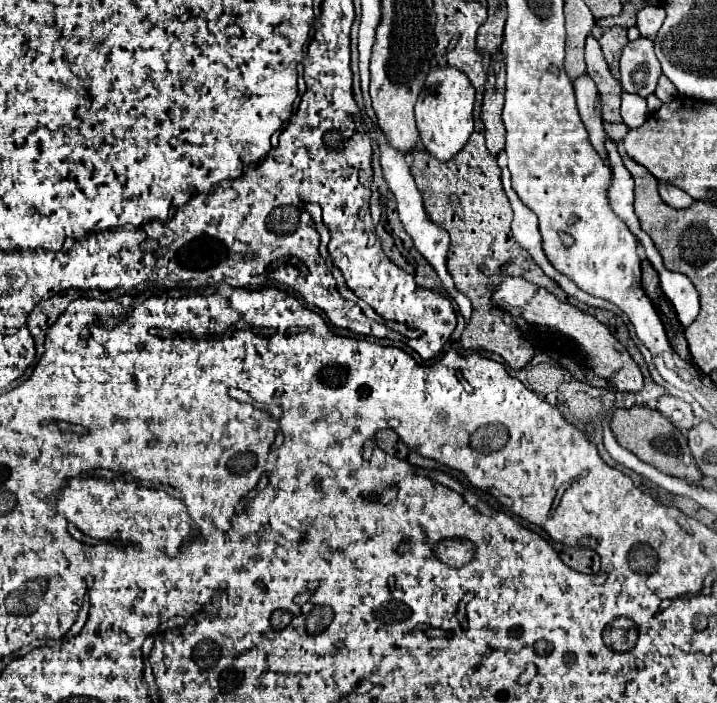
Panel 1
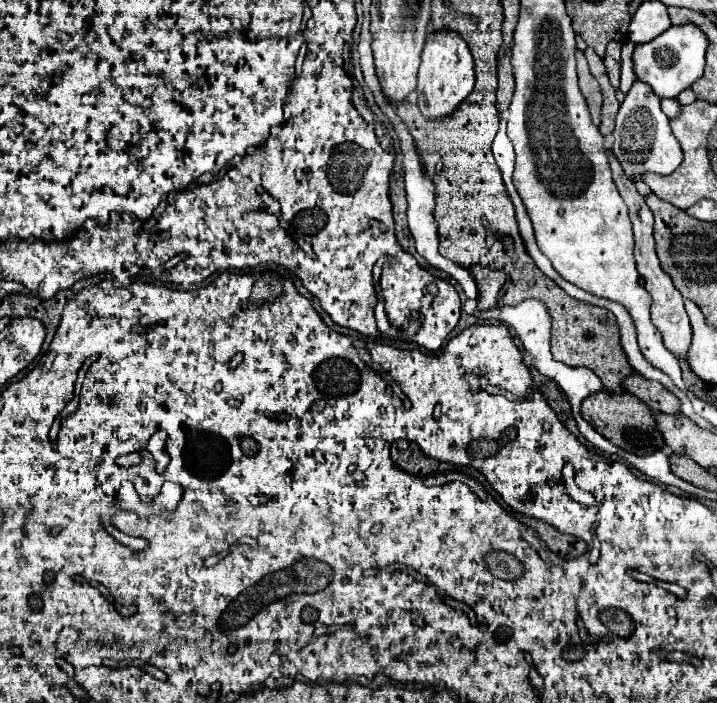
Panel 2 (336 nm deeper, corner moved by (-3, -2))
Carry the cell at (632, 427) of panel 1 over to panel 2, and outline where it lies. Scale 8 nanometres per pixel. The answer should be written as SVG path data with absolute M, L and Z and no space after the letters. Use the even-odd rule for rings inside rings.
M609 391L591 393L581 403L581 415L605 439L613 441L617 447L621 447L625 451L631 451L637 455L647 455L651 451L657 451L663 445L661 433L655 429L655 417L651 415L649 407L645 403L641 403L635 395L629 395L627 391L623 391L623 393L609 393Z

